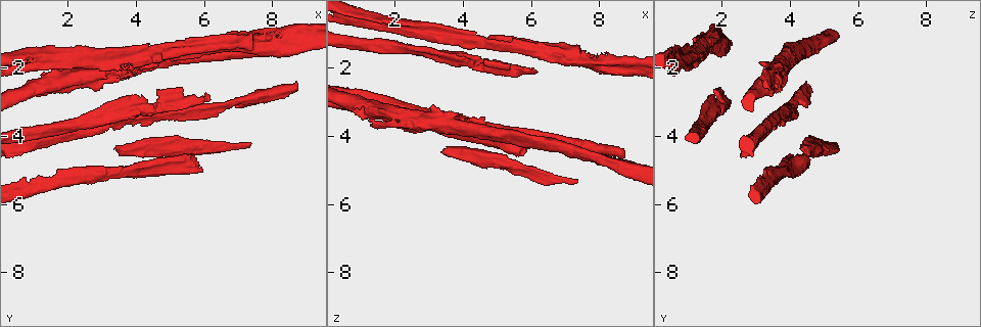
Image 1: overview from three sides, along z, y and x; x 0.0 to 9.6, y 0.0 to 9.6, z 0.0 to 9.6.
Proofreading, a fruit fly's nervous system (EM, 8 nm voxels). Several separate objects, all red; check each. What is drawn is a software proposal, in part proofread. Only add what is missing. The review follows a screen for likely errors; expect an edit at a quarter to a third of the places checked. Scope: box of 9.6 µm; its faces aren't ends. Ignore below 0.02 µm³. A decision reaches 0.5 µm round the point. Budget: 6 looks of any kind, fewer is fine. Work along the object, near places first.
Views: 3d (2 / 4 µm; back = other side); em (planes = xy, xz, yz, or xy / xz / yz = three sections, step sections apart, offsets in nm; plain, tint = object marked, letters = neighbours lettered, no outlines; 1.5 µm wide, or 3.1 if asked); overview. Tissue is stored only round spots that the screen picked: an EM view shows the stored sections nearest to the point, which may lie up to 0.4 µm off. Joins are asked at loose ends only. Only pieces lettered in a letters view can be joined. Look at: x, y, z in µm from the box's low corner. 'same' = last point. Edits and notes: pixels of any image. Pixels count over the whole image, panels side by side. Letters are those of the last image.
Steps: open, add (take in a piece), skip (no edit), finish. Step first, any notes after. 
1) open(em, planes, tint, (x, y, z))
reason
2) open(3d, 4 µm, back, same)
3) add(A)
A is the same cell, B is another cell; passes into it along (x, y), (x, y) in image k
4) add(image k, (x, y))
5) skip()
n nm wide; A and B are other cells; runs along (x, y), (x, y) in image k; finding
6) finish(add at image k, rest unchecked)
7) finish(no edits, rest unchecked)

open(3d, 4 µm, (3.40, 4.25, 4.35))
branch stops here

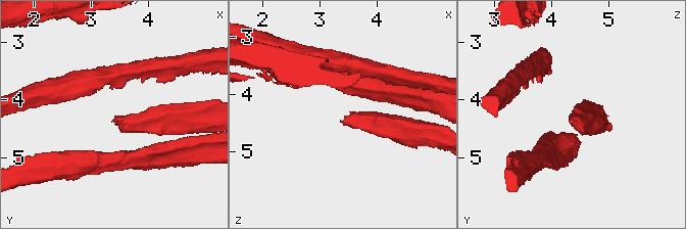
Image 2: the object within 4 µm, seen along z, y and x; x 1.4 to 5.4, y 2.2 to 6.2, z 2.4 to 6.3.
open(em, yz, step 8, letters, (3.45, 4.30, 4.40))
now the EM

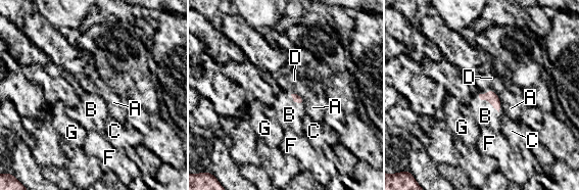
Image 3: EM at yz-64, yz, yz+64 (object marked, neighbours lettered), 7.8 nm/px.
add(B)
B is the same cell, A, C, D, F and G are other cells; passes into it along (491, 96), (488, 100), (485, 115) in image 3; it goes on there

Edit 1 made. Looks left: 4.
open(overview)
redraw

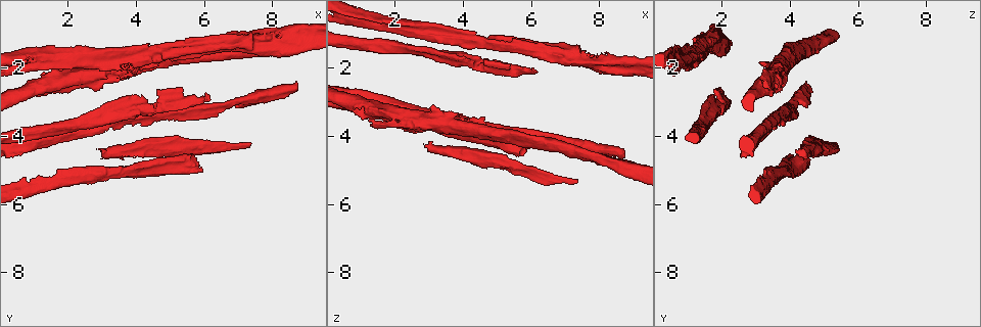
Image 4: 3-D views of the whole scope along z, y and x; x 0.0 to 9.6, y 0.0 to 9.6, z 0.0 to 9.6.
open(3d, 2 µm, (8.70, 2.45, 4.45))
long arm stops here

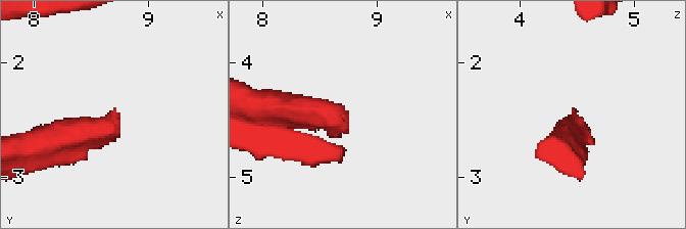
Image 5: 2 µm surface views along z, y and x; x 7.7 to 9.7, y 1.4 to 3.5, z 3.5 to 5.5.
open(em, yz, step 8, letters, (8.72, 2.42, 4.50))

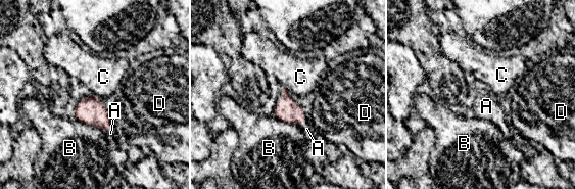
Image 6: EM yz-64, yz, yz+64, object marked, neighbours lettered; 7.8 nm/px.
add(A)
A is the same cell, B, C and D are other cells; it goes on there

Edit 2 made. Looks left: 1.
finish(add at image 3, add at image 6, rest unchecked)

